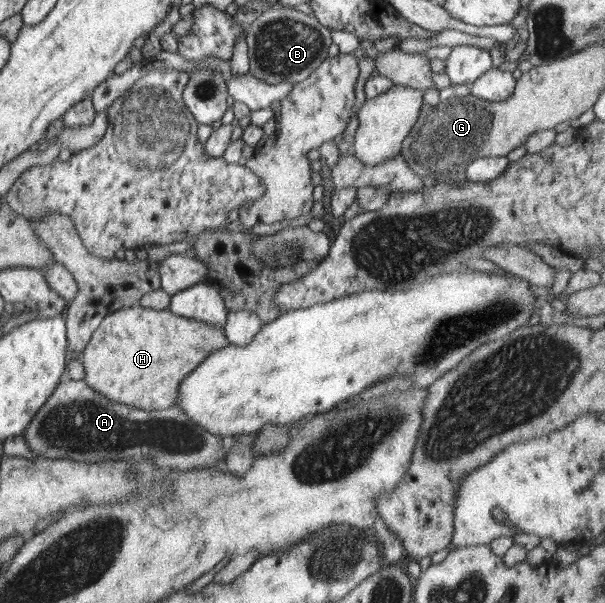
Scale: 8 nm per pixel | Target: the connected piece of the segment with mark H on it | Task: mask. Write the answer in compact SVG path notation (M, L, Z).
M134 306L103 317L80 355L85 381L110 401L144 411L163 410L177 403L178 387L213 351L229 341L222 326L180 317L166 310Z

